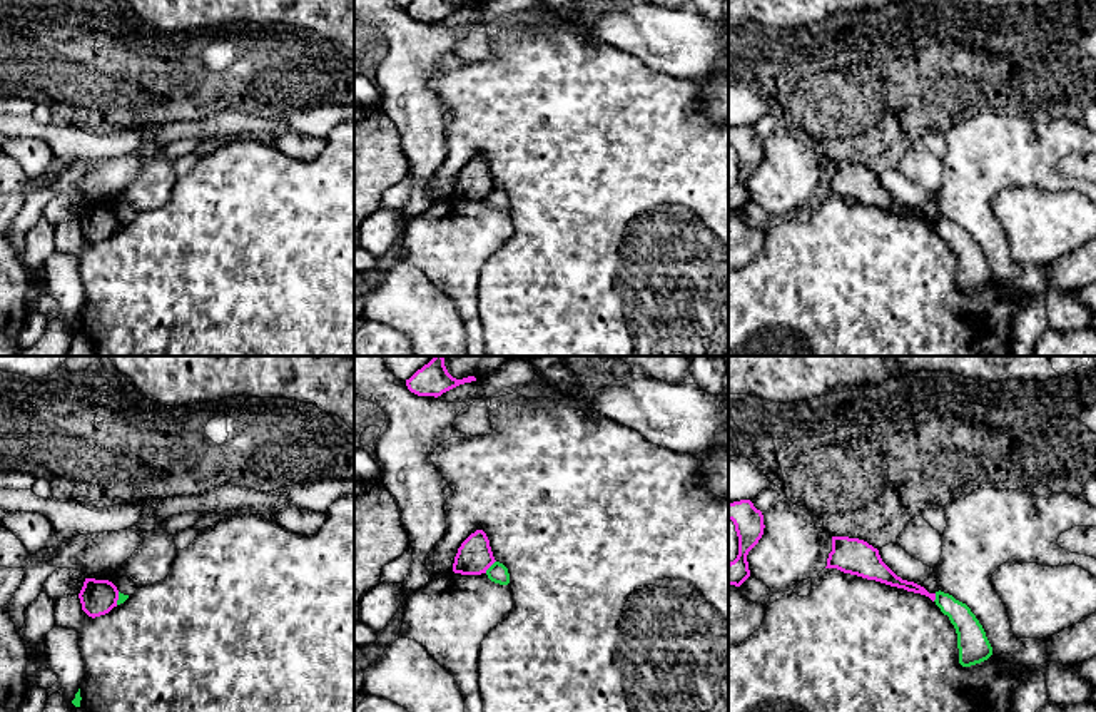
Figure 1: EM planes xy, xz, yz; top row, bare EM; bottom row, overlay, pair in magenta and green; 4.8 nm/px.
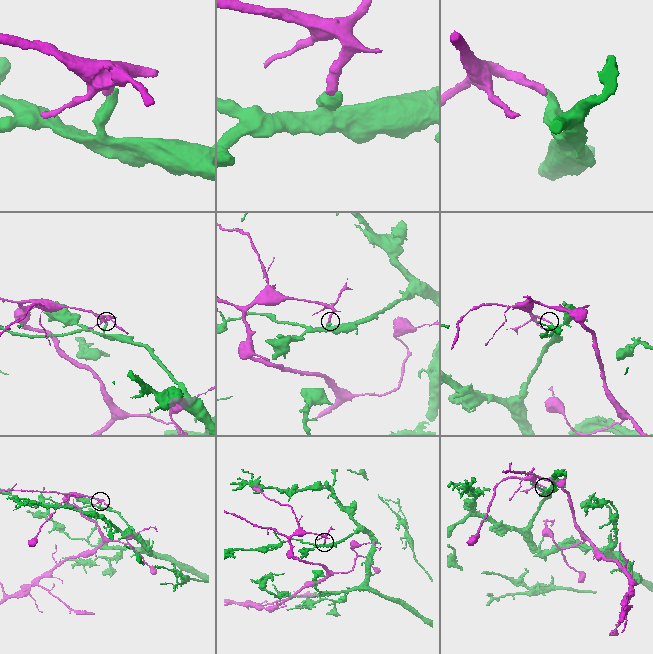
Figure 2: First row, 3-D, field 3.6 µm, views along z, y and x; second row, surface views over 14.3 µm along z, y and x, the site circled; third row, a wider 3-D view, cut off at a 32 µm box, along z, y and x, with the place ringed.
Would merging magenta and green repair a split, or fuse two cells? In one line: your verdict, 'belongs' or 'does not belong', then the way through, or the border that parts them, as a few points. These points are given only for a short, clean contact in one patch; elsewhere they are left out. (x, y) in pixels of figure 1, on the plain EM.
does not belong | along xz (495, 186), (485, 198)

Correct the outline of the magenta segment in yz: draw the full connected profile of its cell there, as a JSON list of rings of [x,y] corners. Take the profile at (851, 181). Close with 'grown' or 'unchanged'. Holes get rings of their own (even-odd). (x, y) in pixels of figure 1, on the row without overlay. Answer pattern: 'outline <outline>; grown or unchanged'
outline [[[832,162],[832,177],[829,179],[825,194],[837,194],[844,199],[921,219],[932,227],[936,226],[936,219],[929,219],[924,212],[897,202],[882,187],[877,174],[859,164]]]; unchanged

